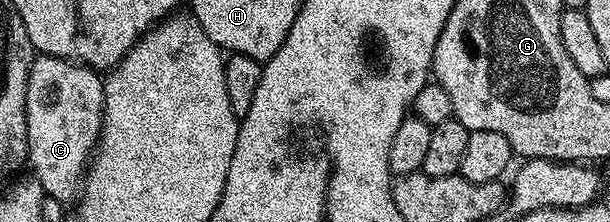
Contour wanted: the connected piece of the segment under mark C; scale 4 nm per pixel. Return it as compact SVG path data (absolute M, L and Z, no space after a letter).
M50 54L34 57L27 76L25 93L25 119L27 120L28 165L33 165L32 177L39 180L46 195L66 204L78 197L87 167L101 141L101 125L105 115L105 84L102 75L89 66L56 58Z

